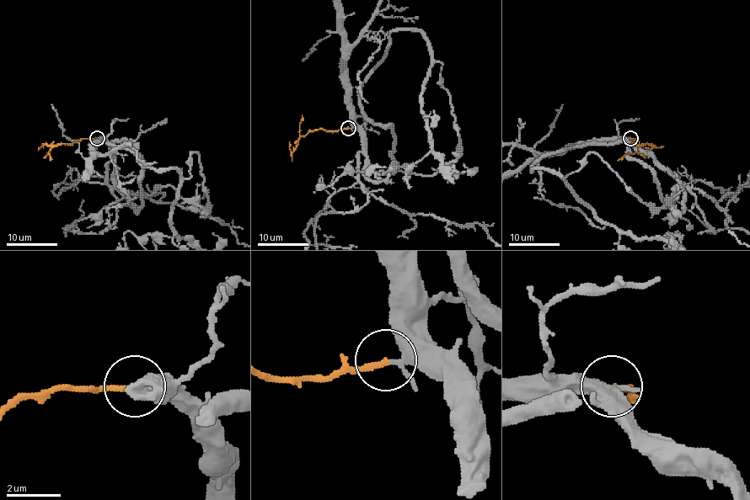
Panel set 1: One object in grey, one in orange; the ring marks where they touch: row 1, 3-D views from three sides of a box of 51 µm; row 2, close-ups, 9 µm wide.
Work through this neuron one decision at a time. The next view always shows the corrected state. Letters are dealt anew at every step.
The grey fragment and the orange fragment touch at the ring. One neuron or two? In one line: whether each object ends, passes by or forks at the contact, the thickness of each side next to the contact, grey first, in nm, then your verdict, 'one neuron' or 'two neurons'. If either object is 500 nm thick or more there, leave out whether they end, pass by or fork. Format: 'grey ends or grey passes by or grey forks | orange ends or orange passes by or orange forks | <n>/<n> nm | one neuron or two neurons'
grey passes by | orange ends | 240/240 nm | one neuron

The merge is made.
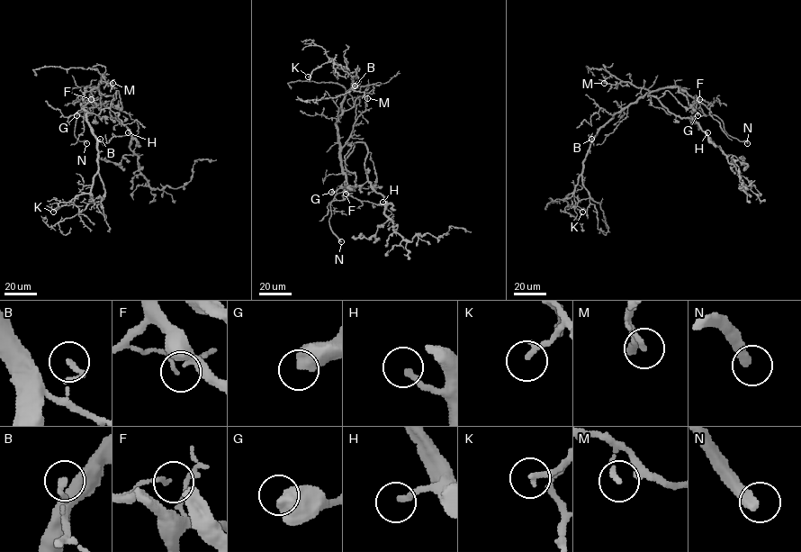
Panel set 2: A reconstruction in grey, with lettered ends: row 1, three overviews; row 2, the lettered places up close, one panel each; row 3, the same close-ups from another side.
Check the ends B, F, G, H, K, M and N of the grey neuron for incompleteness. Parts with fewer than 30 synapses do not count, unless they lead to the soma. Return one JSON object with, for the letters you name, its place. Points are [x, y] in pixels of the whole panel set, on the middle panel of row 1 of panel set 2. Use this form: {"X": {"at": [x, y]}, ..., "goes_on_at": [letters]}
{"H": {"at": [382, 202]}, "N": {"at": [341, 241]}, "goes_on_at": ["H", "N"]}

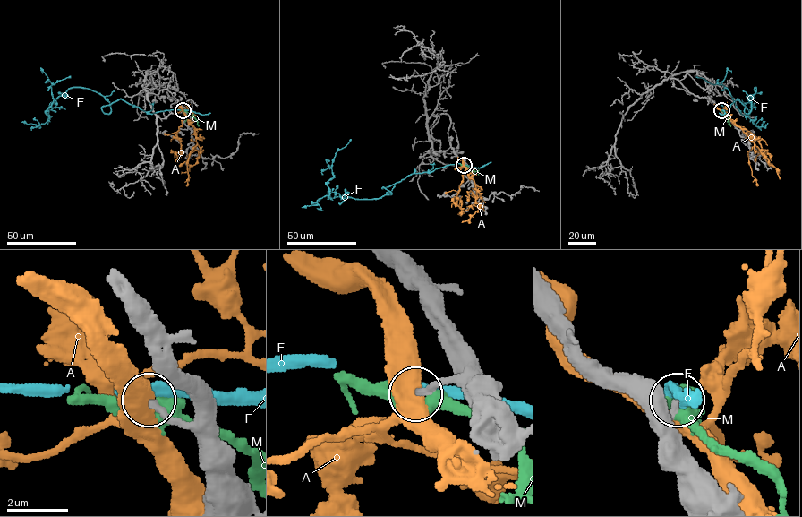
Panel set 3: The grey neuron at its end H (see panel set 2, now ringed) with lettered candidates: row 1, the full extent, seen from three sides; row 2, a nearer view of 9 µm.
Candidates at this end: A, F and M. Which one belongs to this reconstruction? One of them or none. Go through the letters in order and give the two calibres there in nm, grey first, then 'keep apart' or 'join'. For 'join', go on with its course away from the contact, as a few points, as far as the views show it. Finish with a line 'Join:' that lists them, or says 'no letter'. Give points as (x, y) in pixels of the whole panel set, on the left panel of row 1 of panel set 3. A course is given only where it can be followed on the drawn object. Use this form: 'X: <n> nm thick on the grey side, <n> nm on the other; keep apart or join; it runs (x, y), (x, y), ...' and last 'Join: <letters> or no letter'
A: 240 nm thick on the grey side, 500 nm on the other; keep apart
F: 200 nm thick on the grey side, 360 nm on the other; keep apart
M: 260 nm thick on the grey side, 500 nm on the other; keep apart
Join: no letter

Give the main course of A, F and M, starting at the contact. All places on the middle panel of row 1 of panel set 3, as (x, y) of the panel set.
A: (464, 165), (476, 190), (476, 198), (471, 191), (468, 192), (468, 202)
F: (464, 165), (409, 175), (381, 188), (391, 194), (379, 198), (331, 198), (332, 160), (351, 139)
M: (464, 165), (479, 174)

